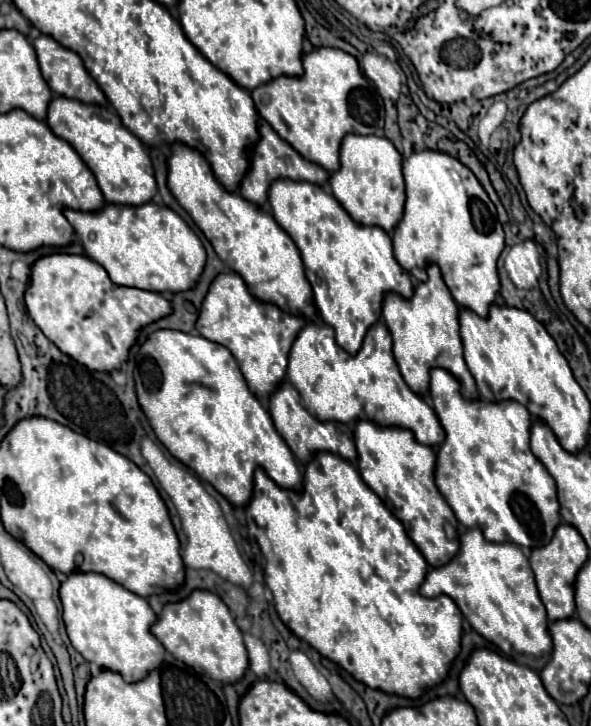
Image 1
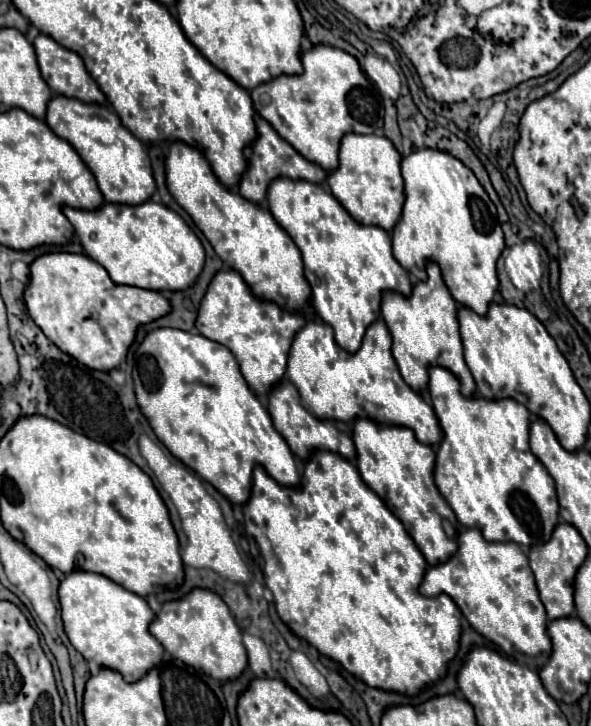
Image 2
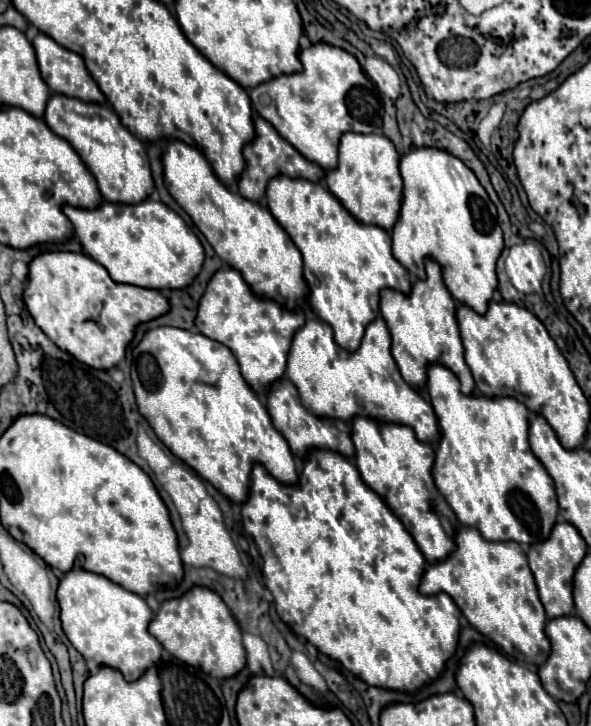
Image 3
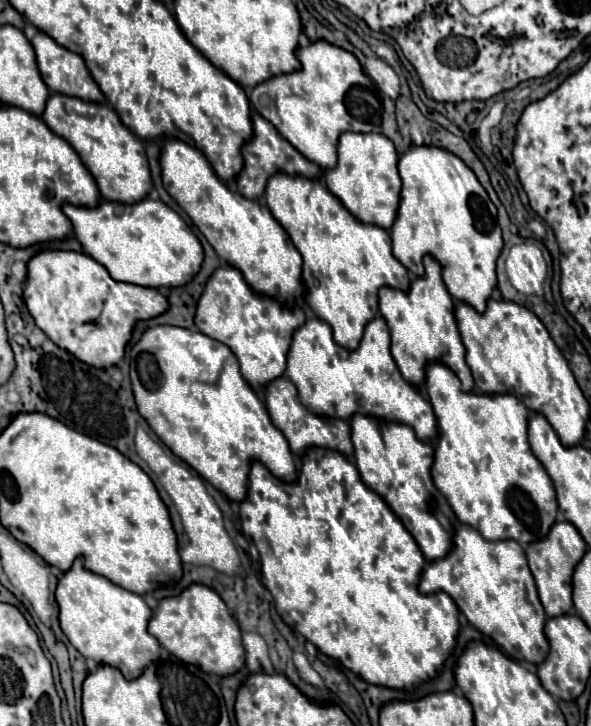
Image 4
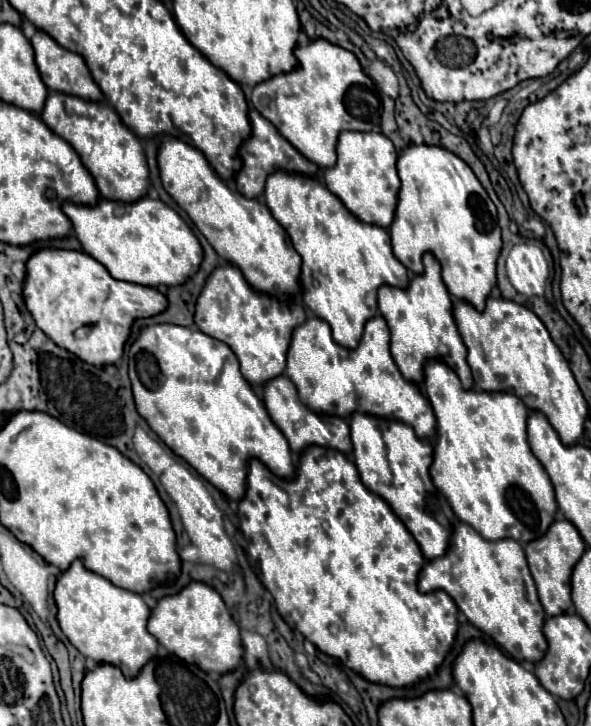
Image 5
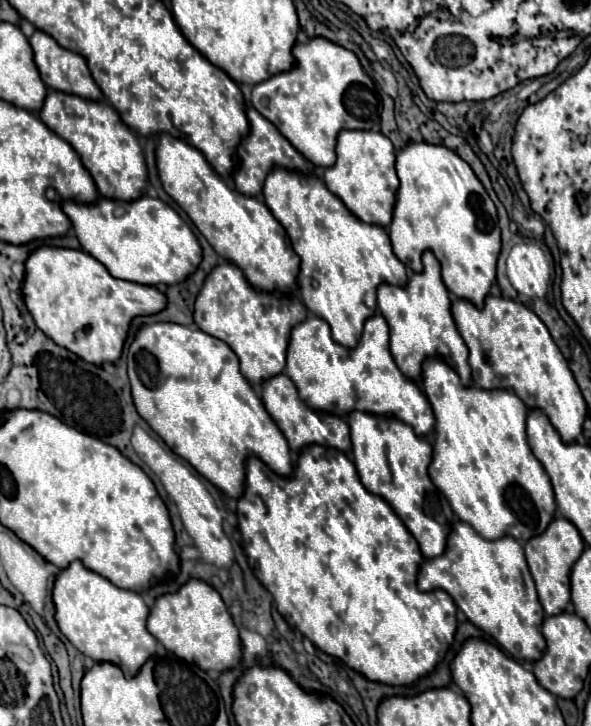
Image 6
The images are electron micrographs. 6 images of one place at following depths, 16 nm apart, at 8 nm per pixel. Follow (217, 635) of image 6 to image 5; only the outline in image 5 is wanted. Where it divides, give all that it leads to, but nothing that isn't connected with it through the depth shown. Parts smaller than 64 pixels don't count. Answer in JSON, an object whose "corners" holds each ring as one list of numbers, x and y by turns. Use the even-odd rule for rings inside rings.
{"corners":[[190,582,180,594,158,600,148,620,148,632,168,652,188,664,196,664,204,672,228,674,234,672,244,660,238,624,234,622,220,594,202,582]]}

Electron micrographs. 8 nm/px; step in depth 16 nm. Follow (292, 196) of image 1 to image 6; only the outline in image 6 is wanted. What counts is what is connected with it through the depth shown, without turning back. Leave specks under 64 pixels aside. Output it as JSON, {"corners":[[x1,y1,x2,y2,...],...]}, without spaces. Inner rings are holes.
{"corners":[[276,168,266,178,262,196,274,218,288,232,292,248,302,260,298,294,304,306,330,324,332,338,338,344,354,348,360,340,364,322,378,312,378,286,392,284,404,288,408,282,408,270,396,260,386,228,364,224,352,216,342,200,328,192,326,184,314,174]]}

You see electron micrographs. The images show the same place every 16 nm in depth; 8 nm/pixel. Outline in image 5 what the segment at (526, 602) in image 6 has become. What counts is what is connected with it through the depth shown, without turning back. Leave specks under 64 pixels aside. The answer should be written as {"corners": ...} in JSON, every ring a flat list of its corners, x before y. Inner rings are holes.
{"corners":[[460,522,452,532,450,550,442,558,428,560,422,568,418,588,420,592,448,592,466,618,514,660,538,664,546,656,548,642,542,632,546,614,540,608,520,542,512,538,490,542,472,526]]}

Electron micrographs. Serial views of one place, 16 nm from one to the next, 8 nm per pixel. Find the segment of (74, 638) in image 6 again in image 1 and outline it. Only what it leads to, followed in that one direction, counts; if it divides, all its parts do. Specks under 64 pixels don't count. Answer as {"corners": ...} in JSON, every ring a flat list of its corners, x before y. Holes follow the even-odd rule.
{"corners":[[74,572,62,582,60,600,68,638,88,662,94,662,102,670,120,672,126,682,142,680,152,668,164,664,166,650,150,632,156,614,146,598,136,596,114,580,108,580,104,574]]}

